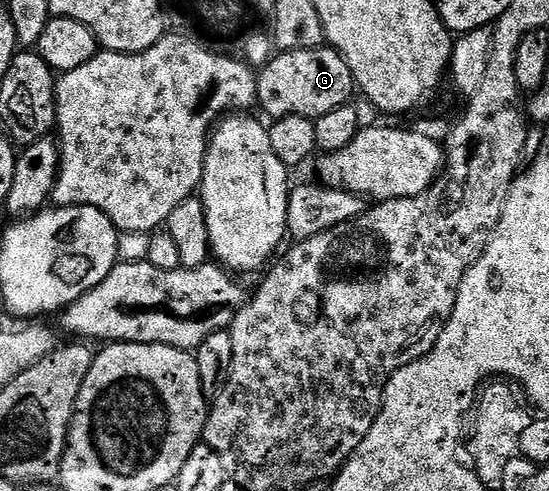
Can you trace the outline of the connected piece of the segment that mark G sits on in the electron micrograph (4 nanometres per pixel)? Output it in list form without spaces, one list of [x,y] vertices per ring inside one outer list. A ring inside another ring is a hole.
[[[330,47],[306,49],[305,51],[289,51],[288,53],[276,52],[267,64],[258,70],[257,95],[259,96],[258,108],[263,108],[268,113],[268,118],[288,117],[301,115],[312,119],[333,111],[333,107],[341,107],[352,100],[351,92],[356,92],[357,86],[345,59]]]

